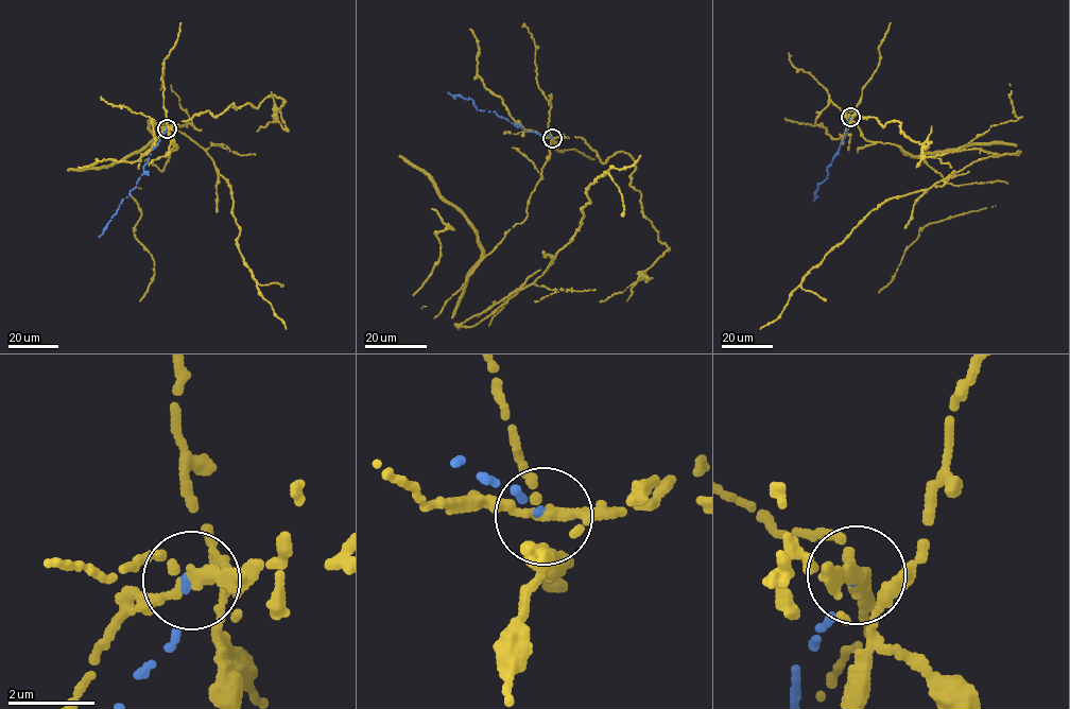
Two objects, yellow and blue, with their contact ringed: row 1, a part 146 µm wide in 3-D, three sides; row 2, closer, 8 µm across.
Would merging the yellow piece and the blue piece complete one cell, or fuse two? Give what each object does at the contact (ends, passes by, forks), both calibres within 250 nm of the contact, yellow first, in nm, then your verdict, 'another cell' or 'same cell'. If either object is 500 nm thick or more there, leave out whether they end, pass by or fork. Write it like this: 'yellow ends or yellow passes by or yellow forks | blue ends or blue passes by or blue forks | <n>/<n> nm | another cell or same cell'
yellow forks | blue ends | 240/130 nm | another cell

